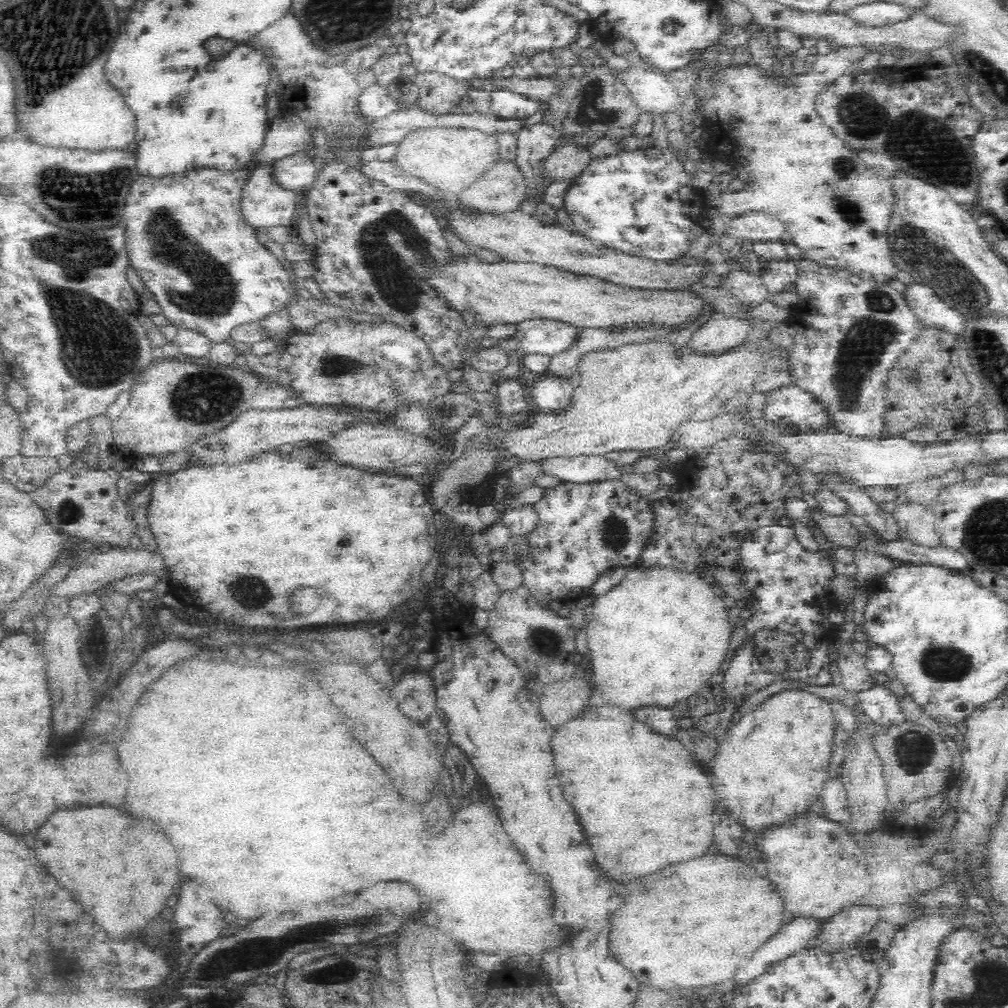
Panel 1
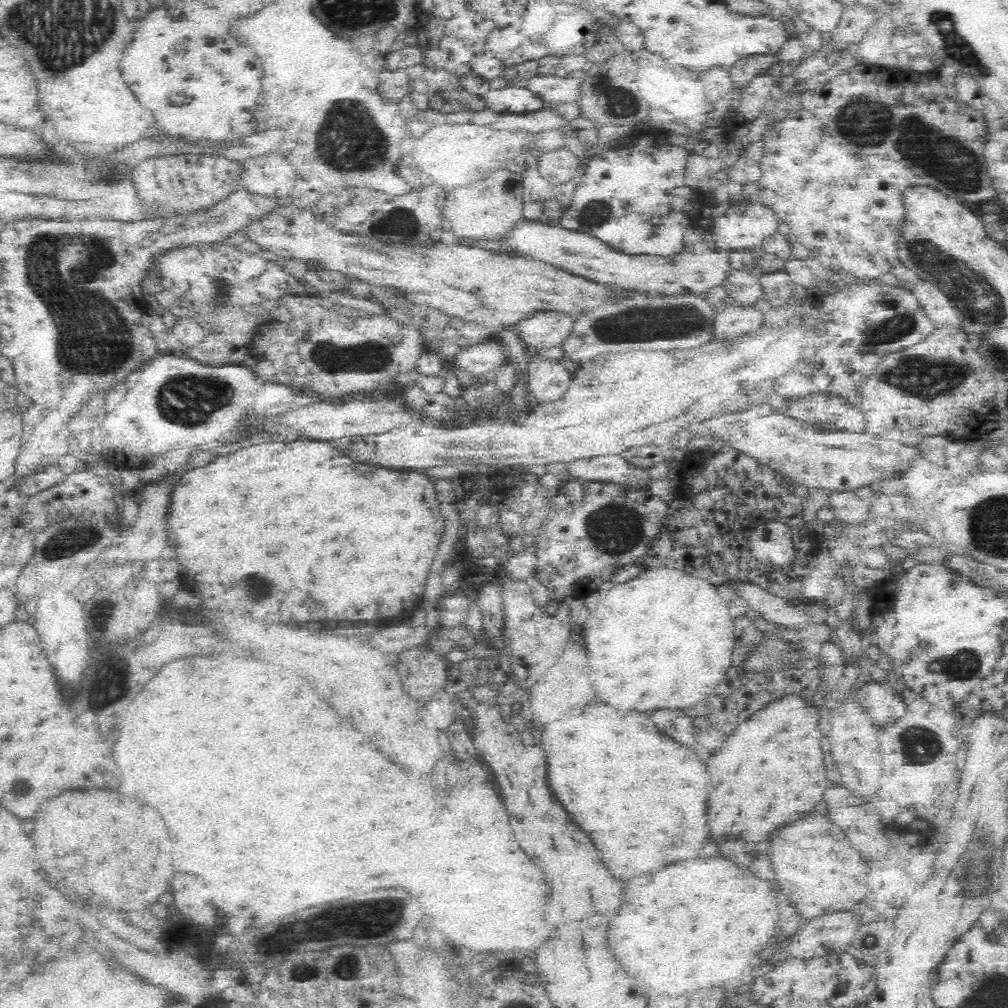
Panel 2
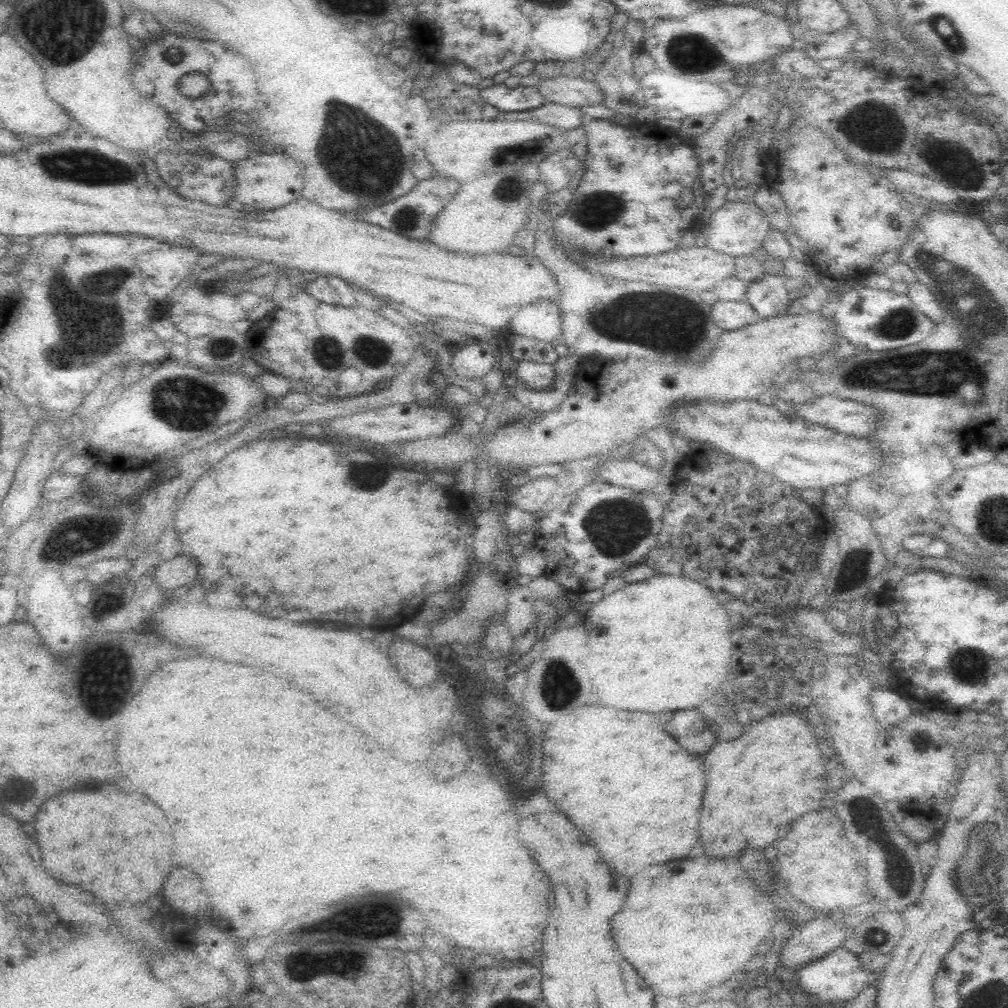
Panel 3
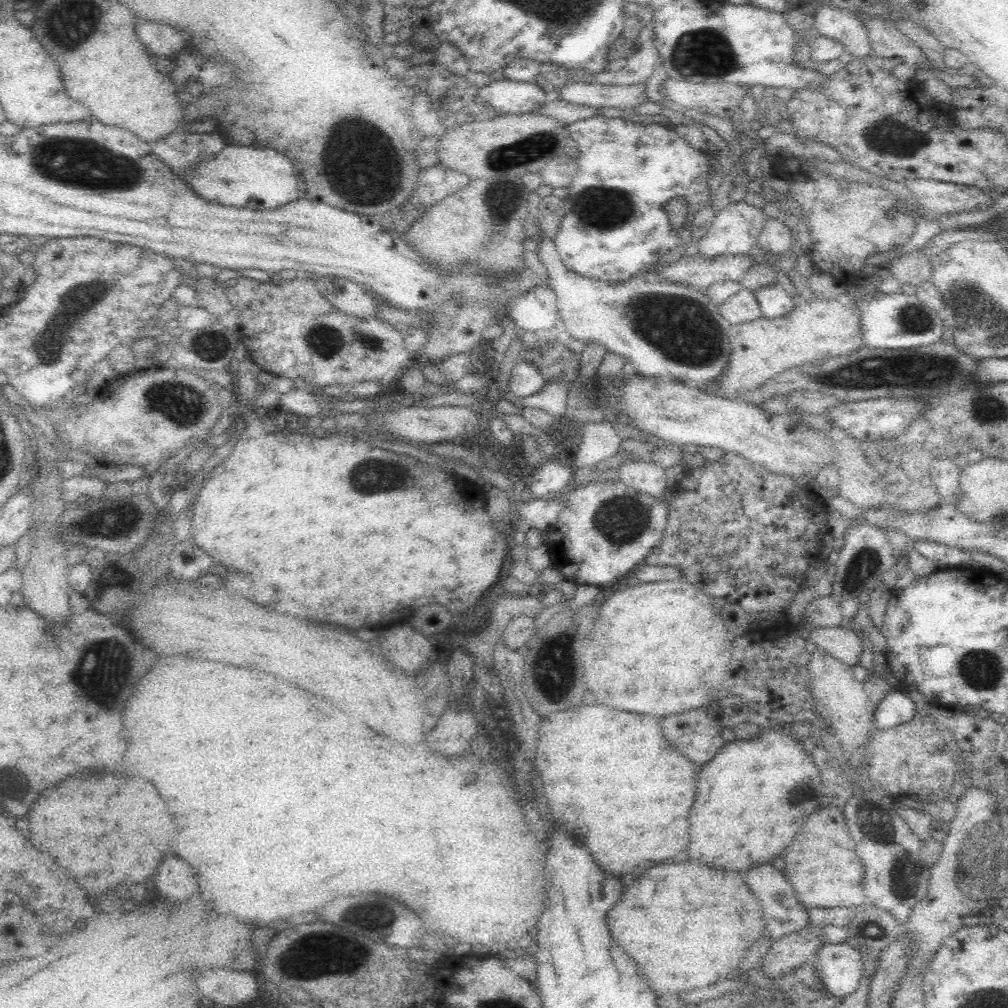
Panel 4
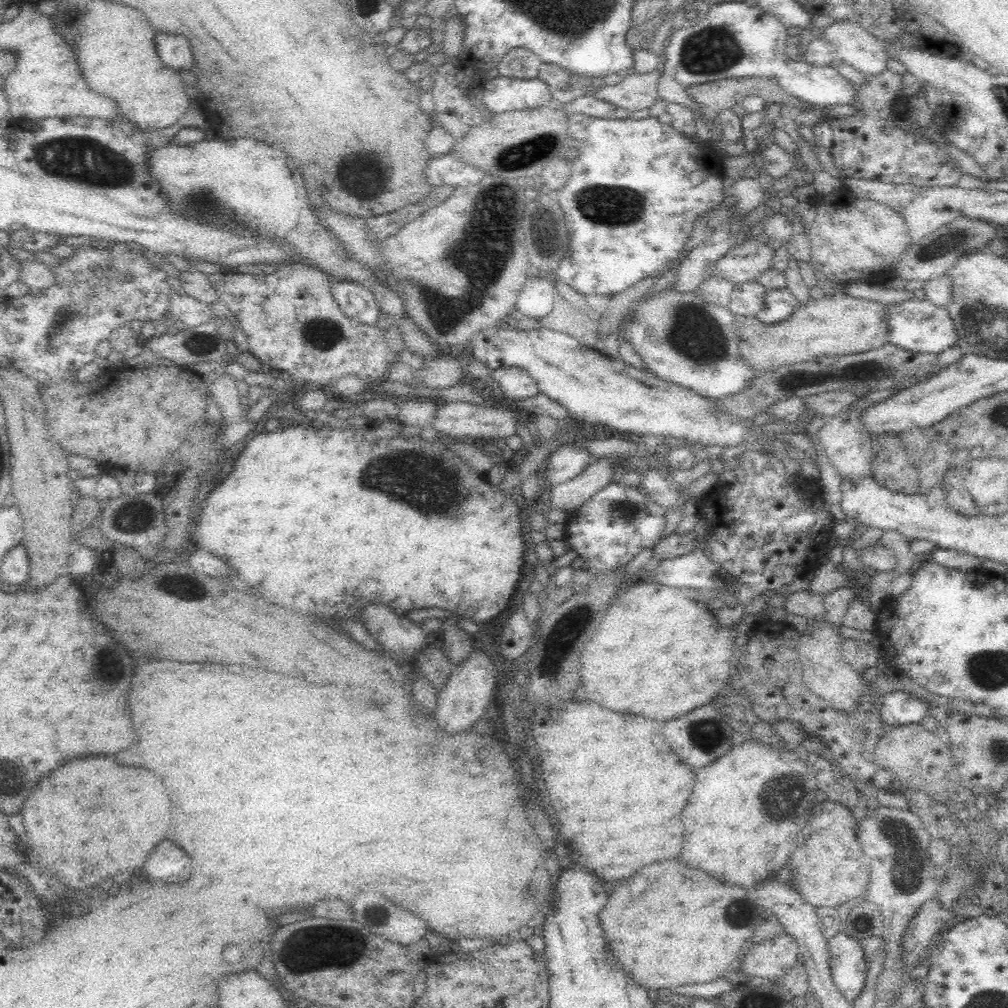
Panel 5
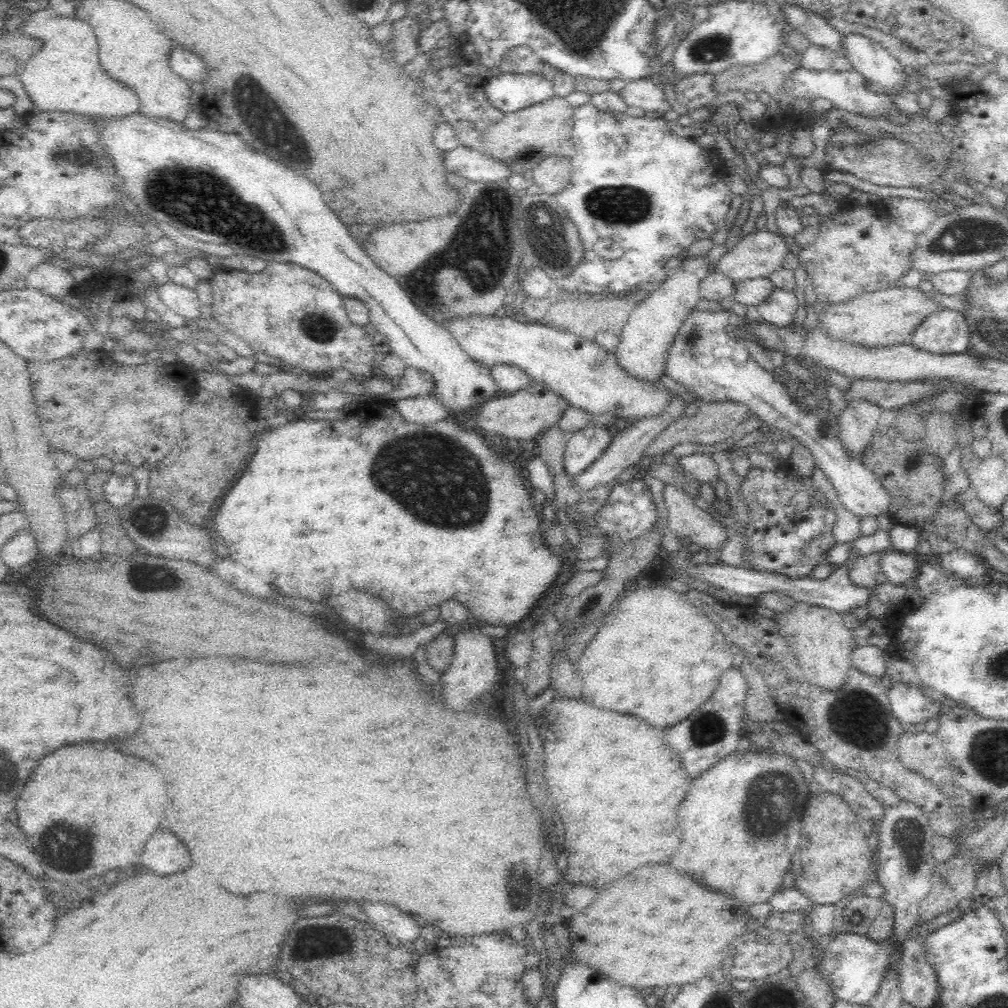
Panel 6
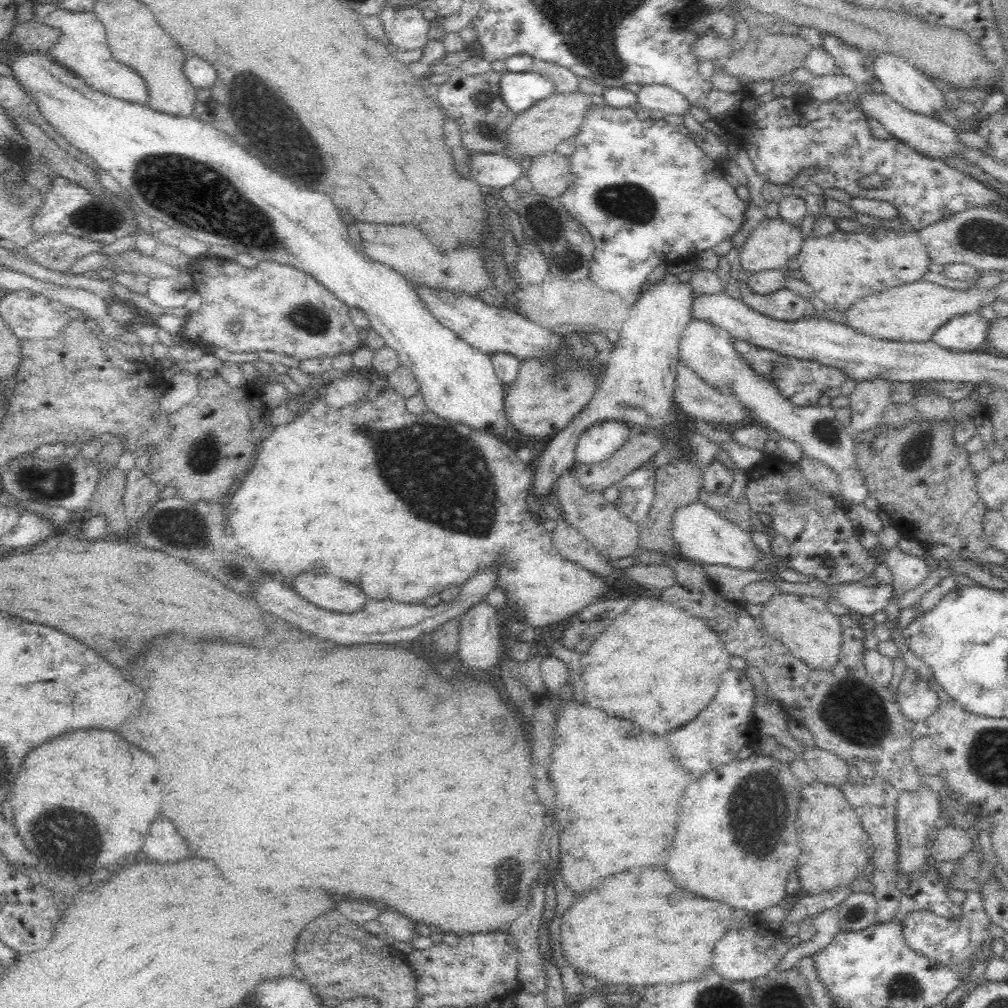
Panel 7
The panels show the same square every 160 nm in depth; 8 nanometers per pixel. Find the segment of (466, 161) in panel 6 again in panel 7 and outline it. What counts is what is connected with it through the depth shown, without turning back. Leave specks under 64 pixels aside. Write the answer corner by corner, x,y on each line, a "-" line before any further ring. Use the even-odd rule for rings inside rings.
473,153
470,156
470,176
484,188
503,189
525,174
525,163
498,153

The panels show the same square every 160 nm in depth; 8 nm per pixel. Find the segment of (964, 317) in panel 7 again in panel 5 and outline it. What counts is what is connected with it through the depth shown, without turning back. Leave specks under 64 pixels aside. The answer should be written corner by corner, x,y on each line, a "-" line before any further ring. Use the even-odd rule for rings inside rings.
913,297
888,305
886,309
888,309
888,314
886,314
888,342
893,345
904,350
930,354
942,353
948,346
956,345
956,340
958,340
956,329
946,307
936,306
925,298

